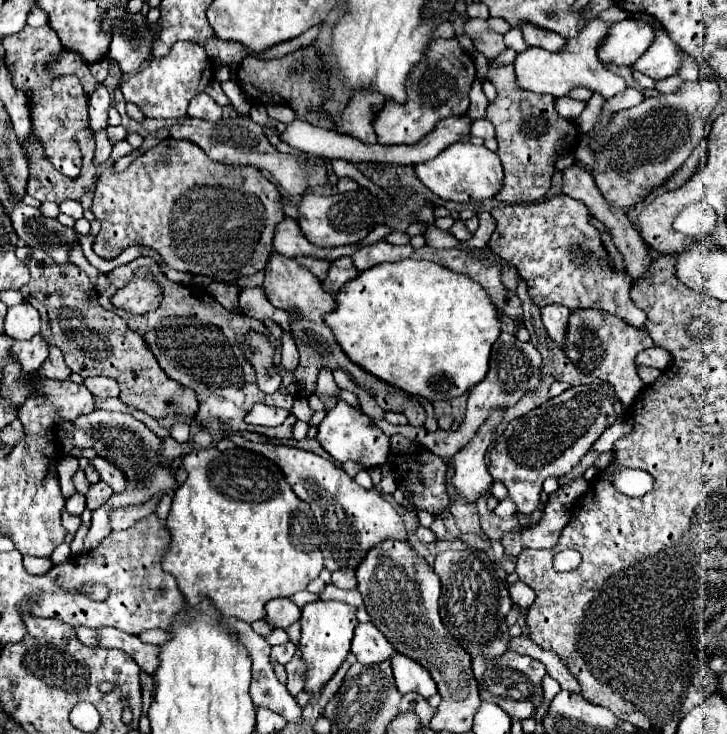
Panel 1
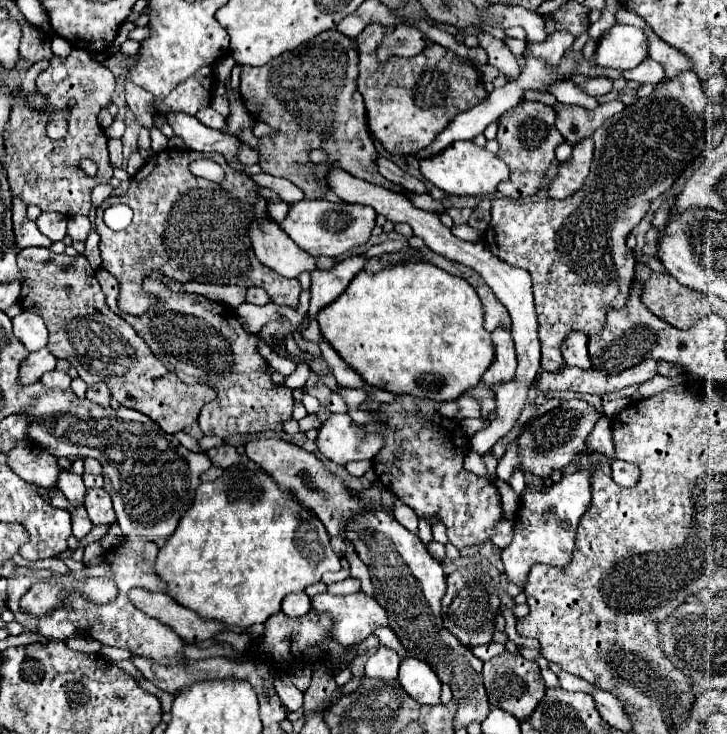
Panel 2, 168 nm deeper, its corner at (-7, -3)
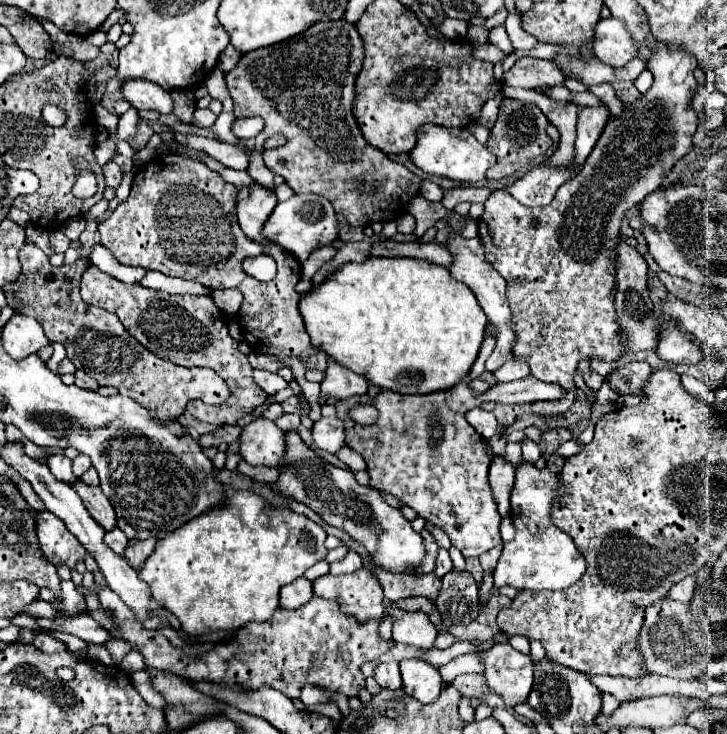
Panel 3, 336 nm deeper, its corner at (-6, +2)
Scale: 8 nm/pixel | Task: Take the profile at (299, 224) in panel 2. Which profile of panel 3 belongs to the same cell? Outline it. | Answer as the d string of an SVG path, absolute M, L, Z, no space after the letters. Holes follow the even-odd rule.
M295 194L293 198L279 202L275 206L269 222L265 222L265 236L267 234L279 246L283 246L287 252L291 252L299 262L305 262L313 250L317 250L321 246L329 246L339 238L337 216L327 198L315 196L315 194Z

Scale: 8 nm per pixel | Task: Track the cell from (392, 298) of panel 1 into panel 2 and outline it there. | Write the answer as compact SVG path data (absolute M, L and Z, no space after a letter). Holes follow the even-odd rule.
M418 261L418 263L402 263L402 265L394 265L392 269L384 269L384 271L378 271L378 273L366 273L366 271L360 271L352 281L350 285L346 287L346 291L336 299L332 301L330 305L326 305L324 309L320 309L320 313L316 315L316 321L320 325L320 333L322 337L332 345L332 349L362 377L364 383L368 383L370 387L376 387L376 389L384 389L384 391L390 391L394 395L414 395L414 397L420 397L420 399L430 399L430 401L456 401L462 393L466 393L468 389L476 387L480 383L480 377L482 373L490 367L492 359L494 359L494 347L492 347L492 339L490 339L490 333L484 329L484 307L478 299L478 293L474 291L474 287L462 279L462 277L454 277L442 269L438 269L436 265L430 265L430 263L424 263L424 261Z

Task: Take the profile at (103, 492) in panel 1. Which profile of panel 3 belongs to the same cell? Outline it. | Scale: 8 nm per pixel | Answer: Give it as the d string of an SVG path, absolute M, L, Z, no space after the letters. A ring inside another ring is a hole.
M75 482L73 490L77 490L77 494L81 496L87 512L91 514L91 518L95 522L99 522L105 530L115 528L115 510L109 504L109 500L105 498L105 494L101 492L99 486L87 486L83 482Z

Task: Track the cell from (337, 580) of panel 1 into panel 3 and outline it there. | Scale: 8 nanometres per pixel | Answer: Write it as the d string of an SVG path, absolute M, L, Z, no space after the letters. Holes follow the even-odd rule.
M243 459L239 463L237 470L250 478L255 479L256 481L265 484L273 484L279 477L278 470L276 468L266 466L254 467L247 464L247 462Z

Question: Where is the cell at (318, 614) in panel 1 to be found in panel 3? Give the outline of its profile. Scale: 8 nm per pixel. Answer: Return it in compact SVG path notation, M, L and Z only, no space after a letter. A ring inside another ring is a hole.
M365 568L343 576L321 576L313 582L313 590L321 598L337 600L341 610L361 624L385 618L383 590L377 578Z

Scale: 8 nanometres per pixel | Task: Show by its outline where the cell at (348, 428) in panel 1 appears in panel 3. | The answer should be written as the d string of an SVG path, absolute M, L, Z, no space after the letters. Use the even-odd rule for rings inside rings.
M337 416L321 418L313 424L313 442L317 448L337 454L345 444L345 426Z

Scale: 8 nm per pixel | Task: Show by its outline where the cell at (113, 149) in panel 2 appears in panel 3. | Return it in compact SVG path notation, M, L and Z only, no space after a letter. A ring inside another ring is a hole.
M109 160L109 162L103 166L103 172L105 172L107 186L117 188L119 182L121 182L121 168L117 166L117 162L115 162L115 160Z

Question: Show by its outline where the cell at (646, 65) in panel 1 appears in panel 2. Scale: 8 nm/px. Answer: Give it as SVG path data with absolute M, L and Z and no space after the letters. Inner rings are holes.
M644 59L638 67L630 69L630 71L624 71L622 77L626 81L636 81L640 85L646 85L646 83L660 83L664 79L664 69L660 63L652 61L652 59Z

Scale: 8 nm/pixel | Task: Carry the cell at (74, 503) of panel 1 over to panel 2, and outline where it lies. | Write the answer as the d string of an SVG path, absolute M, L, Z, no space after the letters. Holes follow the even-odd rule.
M62 469L58 475L58 481L56 481L56 487L66 495L68 501L76 501L76 503L84 501L86 487L82 483L82 475L76 475L72 471Z

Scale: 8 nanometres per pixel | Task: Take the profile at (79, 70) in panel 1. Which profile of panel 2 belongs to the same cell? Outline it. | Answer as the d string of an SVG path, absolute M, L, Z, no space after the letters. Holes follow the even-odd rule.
M74 49L72 55L68 57L52 57L50 59L50 67L44 69L38 77L36 77L36 89L40 95L46 97L48 101L48 107L44 111L32 107L28 101L20 99L20 97L14 97L10 95L10 105L12 105L12 111L10 111L10 119L6 123L6 139L4 139L4 163L6 163L6 173L8 173L8 183L10 183L10 189L14 195L18 195L24 205L36 205L40 207L42 211L58 211L58 213L64 213L68 217L72 215L88 215L90 211L90 193L96 185L100 183L106 183L112 179L112 165L110 165L110 159L108 159L108 149L106 149L106 135L102 131L102 127L98 125L96 121L96 115L100 113L100 109L106 107L106 103L112 99L112 93L114 93L114 75L110 73L110 69L106 69L104 65L96 63L90 53L82 51L82 49ZM70 99L76 99L76 105L70 109L70 131L64 139L60 141L52 141L48 135L46 135L46 123L48 123L48 117L52 111L56 109L66 109L66 103ZM80 159L92 159L98 163L98 175L96 177L86 177L80 169L78 169L78 163ZM30 171L36 171L38 173L38 187L32 189L26 185L26 175Z

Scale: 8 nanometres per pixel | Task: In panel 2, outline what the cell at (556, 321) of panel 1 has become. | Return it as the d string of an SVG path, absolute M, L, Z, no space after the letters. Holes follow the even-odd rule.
M574 331L566 337L562 345L562 355L566 359L566 365L578 367L578 369L590 369L590 357L588 357L588 339L586 335Z

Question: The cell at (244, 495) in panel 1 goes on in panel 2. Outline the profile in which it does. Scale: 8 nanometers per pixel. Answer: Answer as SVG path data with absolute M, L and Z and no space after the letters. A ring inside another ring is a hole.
M234 465L226 469L224 477L200 483L192 507L180 519L174 535L158 551L154 573L164 581L166 593L176 603L196 611L202 619L250 627L276 615L288 593L300 593L308 585L318 583L326 571L338 569L340 555L332 551L322 521L306 513L306 509L284 493L266 471L254 473L246 467L240 471Z

